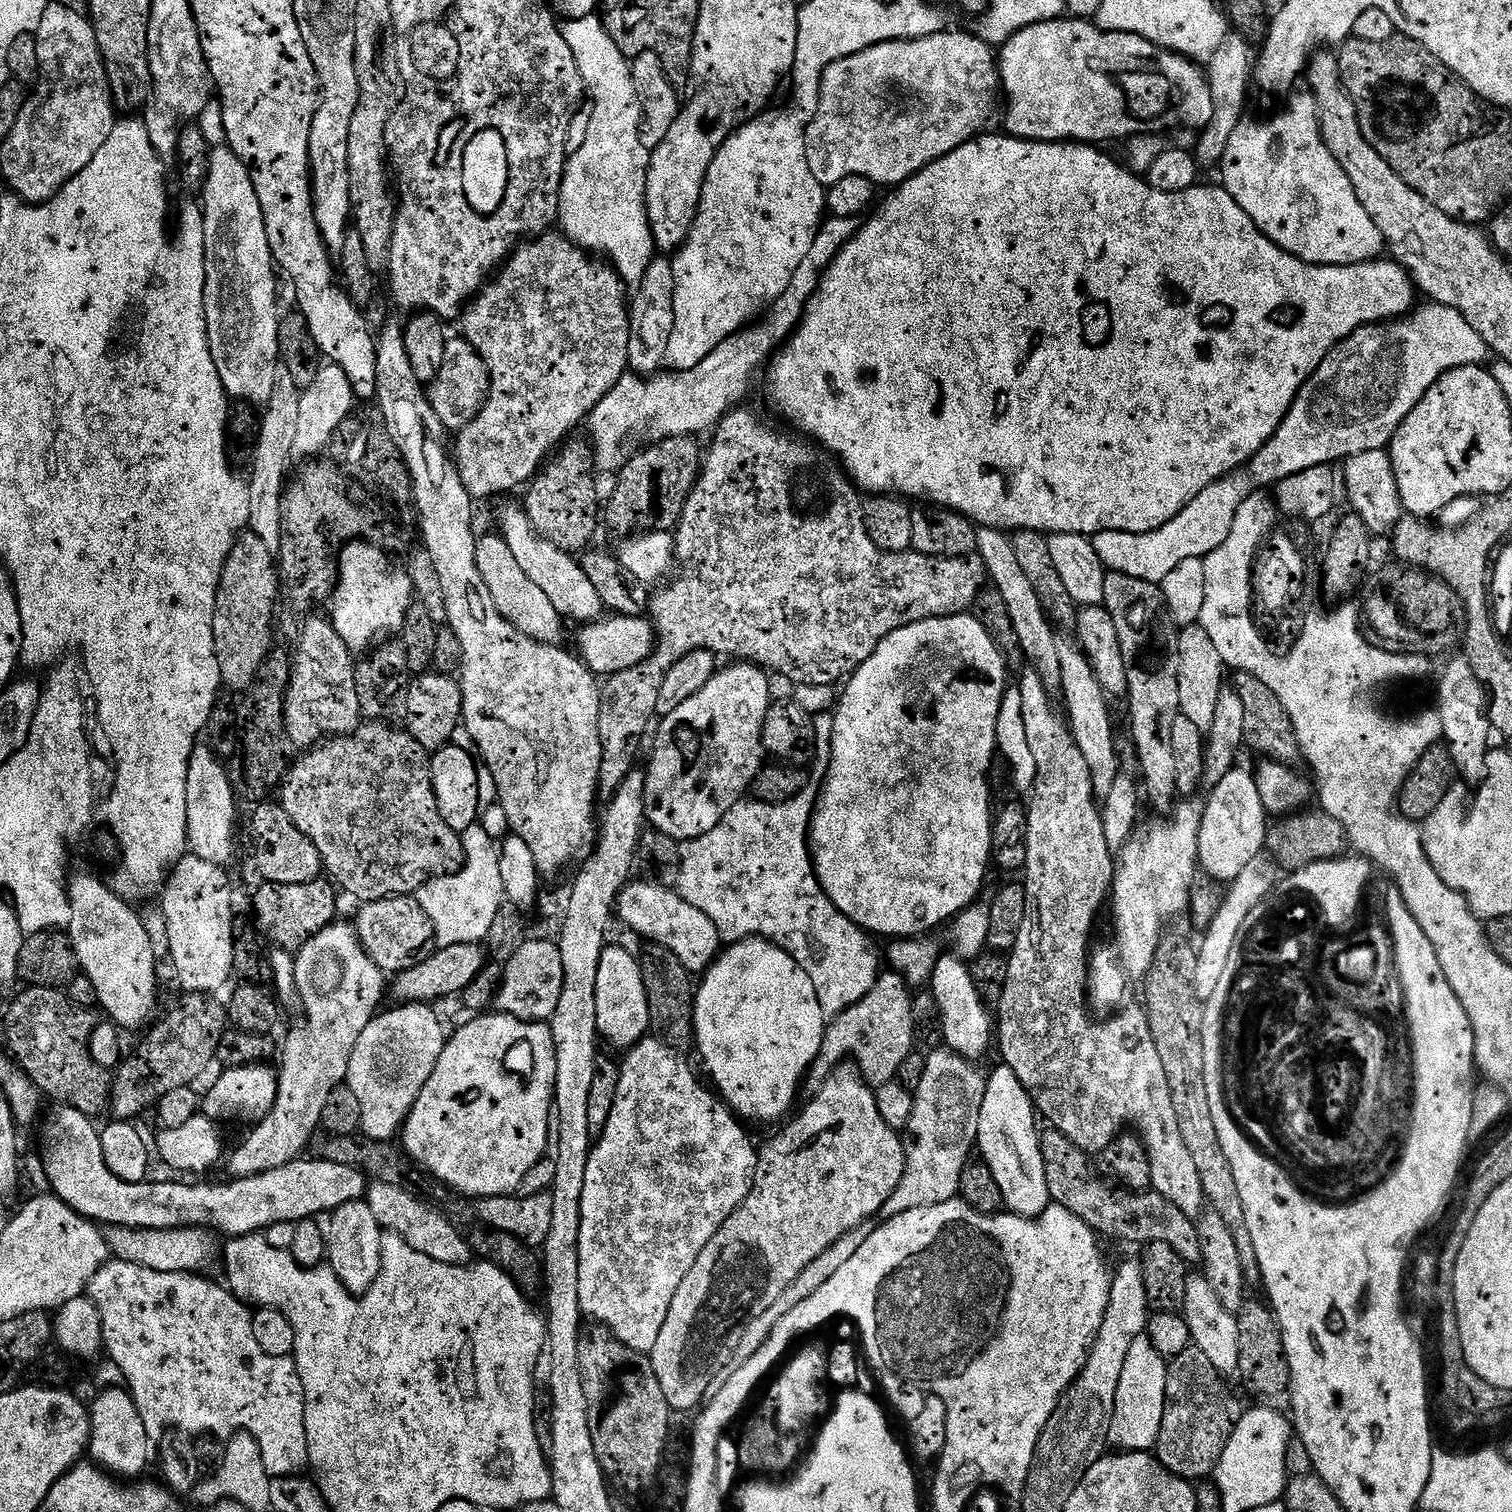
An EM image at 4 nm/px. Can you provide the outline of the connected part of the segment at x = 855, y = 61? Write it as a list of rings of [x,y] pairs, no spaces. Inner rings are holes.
[[[945,30],[917,40],[887,40],[881,44],[870,46],[858,54],[850,54],[838,62],[834,62],[822,74],[820,79],[820,97],[818,98],[818,110],[806,130],[806,162],[810,162],[810,174],[818,178],[818,182],[825,186],[834,182],[842,182],[842,178],[861,176],[872,181],[877,186],[892,184],[899,186],[905,180],[909,180],[915,172],[920,172],[927,164],[933,164],[938,158],[958,150],[968,140],[975,140],[985,131],[988,119],[992,116],[992,107],[996,104],[996,92],[1001,91],[1000,70],[998,56],[993,45],[980,39],[979,35],[968,32],[952,32]]]

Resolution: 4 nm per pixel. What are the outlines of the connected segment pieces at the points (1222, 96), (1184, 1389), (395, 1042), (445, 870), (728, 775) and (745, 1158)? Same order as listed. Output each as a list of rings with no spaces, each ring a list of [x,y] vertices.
[[[1229,34],[1222,46],[1216,51],[1206,66],[1206,83],[1212,95],[1212,117],[1199,133],[1200,141],[1194,147],[1196,163],[1201,169],[1215,169],[1226,154],[1232,136],[1241,127],[1240,115],[1244,112],[1244,103],[1248,100],[1248,83],[1254,80],[1254,50],[1248,37]]]
[[[1189,1346],[1182,1350],[1170,1361],[1168,1365],[1168,1377],[1166,1378],[1166,1402],[1162,1414],[1162,1430],[1154,1449],[1154,1455],[1162,1467],[1172,1472],[1178,1478],[1189,1482],[1204,1480],[1213,1475],[1222,1458],[1222,1450],[1226,1450],[1226,1442],[1230,1442],[1230,1434],[1234,1434],[1234,1426],[1242,1418],[1246,1411],[1245,1405],[1240,1405],[1240,1400],[1228,1389],[1229,1382],[1202,1350]]]
[[[406,1004],[396,1006],[393,1012],[381,1011],[370,1022],[370,1026],[362,1030],[362,1038],[358,1038],[358,1046],[354,1046],[346,1085],[354,1090],[362,1106],[360,1126],[363,1135],[372,1140],[391,1141],[392,1135],[395,1132],[397,1135],[403,1129],[404,1120],[410,1114],[418,1094],[422,1094],[422,1086],[426,1086],[426,1082],[430,1082],[430,1074],[434,1074],[434,1066],[446,1043],[446,1031],[432,1011],[427,1004]]]
[[[364,722],[354,729],[350,736],[333,736],[315,745],[311,750],[303,753],[304,757],[295,765],[289,767],[288,775],[284,777],[283,784],[278,789],[278,802],[290,814],[290,822],[318,846],[318,854],[324,863],[324,872],[334,881],[335,887],[341,893],[349,892],[359,902],[371,902],[373,900],[388,900],[392,896],[412,896],[423,884],[431,880],[437,880],[443,876],[452,876],[464,868],[464,841],[461,833],[450,830],[446,826],[442,814],[438,810],[438,798],[434,794],[434,782],[432,781],[432,756],[407,730],[398,729],[391,723]]]
[[[732,662],[729,668],[721,667],[710,678],[710,682],[706,682],[706,686],[702,686],[702,690],[698,690],[698,694],[694,694],[690,698],[686,698],[686,702],[682,702],[682,706],[678,706],[669,714],[659,721],[660,729],[656,732],[656,741],[652,744],[652,761],[646,767],[646,790],[644,791],[644,818],[645,821],[655,831],[666,834],[670,838],[687,842],[698,838],[702,834],[706,834],[710,830],[714,830],[714,826],[718,826],[718,822],[722,822],[722,818],[726,818],[726,814],[734,807],[741,803],[749,795],[752,784],[756,780],[756,776],[760,773],[760,769],[765,767],[766,753],[764,750],[764,739],[762,738],[762,730],[766,722],[766,714],[774,703],[772,697],[772,688],[768,685],[770,679],[769,673],[763,667],[757,666],[751,662]]]
[[[645,1038],[627,1049],[625,1056],[628,1057],[620,1064],[614,1110],[610,1110],[606,1130],[593,1143],[592,1153],[586,1162],[586,1186],[582,1190],[582,1234],[578,1234],[578,1302],[581,1313],[587,1319],[589,1316],[590,1321],[607,1327],[626,1347],[636,1353],[651,1354],[654,1342],[658,1342],[658,1333],[662,1331],[662,1322],[666,1322],[666,1314],[670,1314],[670,1302],[674,1302],[674,1294],[678,1294],[678,1286],[682,1286],[682,1278],[690,1274],[690,1266],[698,1262],[698,1254],[702,1254],[702,1250],[706,1250],[706,1242],[710,1242],[710,1238],[722,1230],[726,1218],[730,1218],[730,1214],[734,1214],[734,1210],[746,1202],[756,1173],[758,1148],[752,1145],[751,1138],[744,1133],[745,1125],[737,1119],[727,1103],[711,1087],[704,1088],[681,1049],[672,1048],[659,1038]]]

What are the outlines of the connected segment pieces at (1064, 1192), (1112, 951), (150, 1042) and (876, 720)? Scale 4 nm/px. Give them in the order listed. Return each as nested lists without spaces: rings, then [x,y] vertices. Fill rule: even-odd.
[[[1048,1130],[1041,1135],[1040,1149],[1046,1166],[1046,1186],[1052,1204],[1061,1204],[1070,1214],[1082,1218],[1093,1232],[1104,1236],[1117,1236],[1128,1244],[1143,1246],[1150,1242],[1167,1242],[1174,1246],[1189,1265],[1201,1263],[1202,1246],[1197,1221],[1190,1219],[1174,1202],[1156,1191],[1130,1192],[1117,1190],[1105,1177],[1096,1171],[1089,1153],[1082,1151],[1066,1134]]]
[[[1184,798],[1173,808],[1167,819],[1160,818],[1149,832],[1137,830],[1128,839],[1128,844],[1118,853],[1118,863],[1114,868],[1112,891],[1110,893],[1110,912],[1116,923],[1116,937],[1112,944],[1104,944],[1093,951],[1088,969],[1088,1003],[1093,1013],[1115,1014],[1129,1003],[1128,991],[1132,988],[1132,980],[1143,981],[1150,966],[1154,962],[1154,954],[1160,941],[1166,935],[1168,920],[1172,920],[1180,911],[1189,907],[1190,893],[1197,881],[1198,873],[1198,834],[1204,817],[1205,801],[1197,798]]]
[[[188,994],[183,998],[185,1000],[169,1014],[168,1020],[156,1025],[152,1033],[137,1046],[136,1052],[129,1051],[115,1069],[110,1112],[111,1115],[116,1115],[113,1117],[117,1121],[135,1121],[135,1116],[142,1115],[151,1104],[152,1107],[159,1105],[160,1099],[170,1093],[170,1090],[195,1085],[195,1080],[207,1070],[208,1063],[211,1065],[215,1061],[218,1042],[222,1042],[224,1033],[230,1028],[227,1007],[208,994]]]
[[[975,615],[943,616],[914,622],[910,626],[891,632],[852,673],[843,685],[840,705],[832,720],[832,761],[828,764],[828,777],[824,780],[824,793],[819,793],[812,813],[810,829],[810,851],[816,869],[816,877],[822,890],[865,932],[887,938],[920,938],[931,928],[951,921],[981,899],[984,879],[988,876],[988,864],[993,859],[992,828],[992,788],[988,785],[988,771],[998,760],[996,735],[998,734],[998,710],[1002,710],[1004,691],[1010,687],[1009,665],[1000,653],[992,636],[976,621]]]

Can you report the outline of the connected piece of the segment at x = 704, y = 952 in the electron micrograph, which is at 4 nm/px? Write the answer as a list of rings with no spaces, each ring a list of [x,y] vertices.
[[[647,878],[639,879],[625,884],[620,891],[620,899],[616,901],[614,909],[618,920],[630,931],[645,936],[645,941],[670,950],[676,955],[678,962],[686,966],[688,972],[707,972],[722,951],[722,937],[718,926],[714,926],[714,922],[710,922],[710,918],[706,918],[702,910],[690,906],[690,902],[686,902],[679,891],[663,888],[661,884],[654,884]]]

